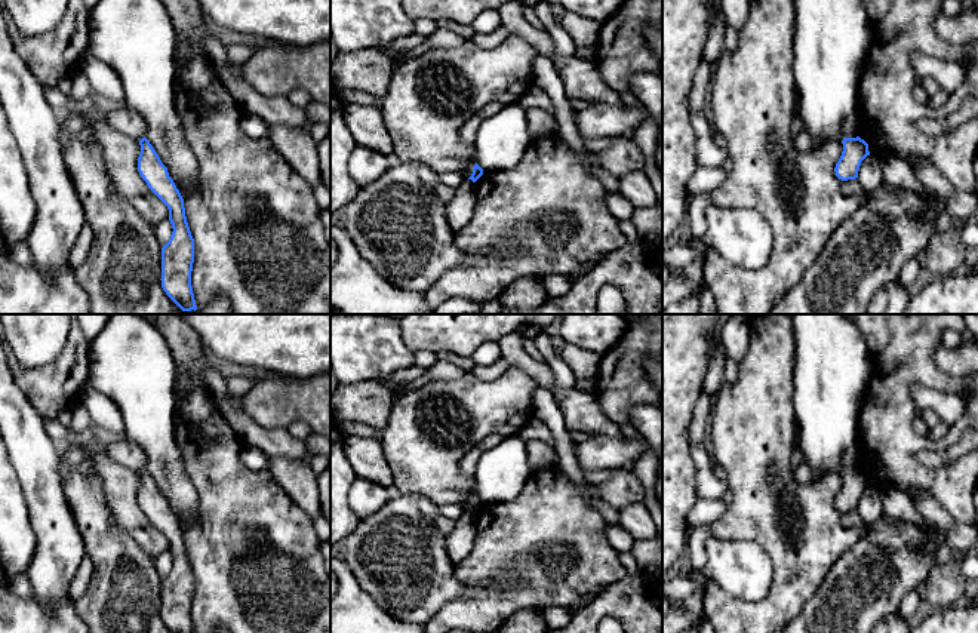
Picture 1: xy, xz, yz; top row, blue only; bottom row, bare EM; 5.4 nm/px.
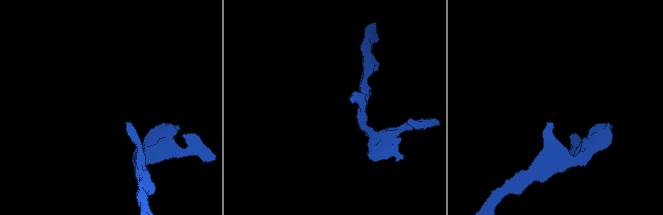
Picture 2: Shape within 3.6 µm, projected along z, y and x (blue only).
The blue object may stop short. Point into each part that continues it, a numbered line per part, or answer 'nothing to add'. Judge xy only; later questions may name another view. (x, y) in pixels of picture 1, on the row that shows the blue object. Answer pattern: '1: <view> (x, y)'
1: xy (126, 120)

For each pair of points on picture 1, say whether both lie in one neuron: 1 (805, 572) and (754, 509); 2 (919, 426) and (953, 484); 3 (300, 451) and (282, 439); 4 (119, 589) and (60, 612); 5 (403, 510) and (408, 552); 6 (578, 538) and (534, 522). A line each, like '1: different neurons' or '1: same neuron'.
1: same neuron
2: different neurons
3: same neuron
4: different neurons
5: same neuron
6: same neuron

